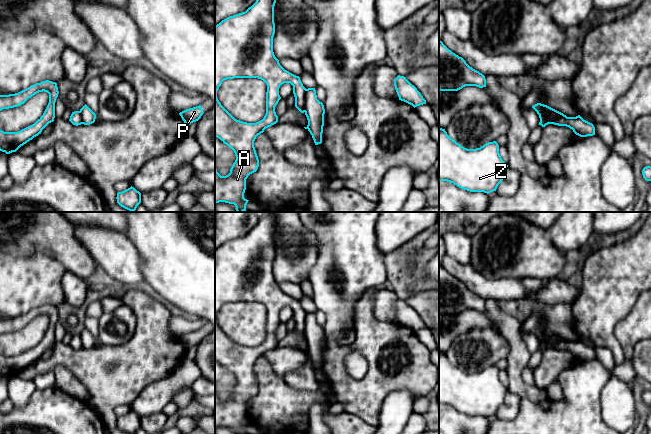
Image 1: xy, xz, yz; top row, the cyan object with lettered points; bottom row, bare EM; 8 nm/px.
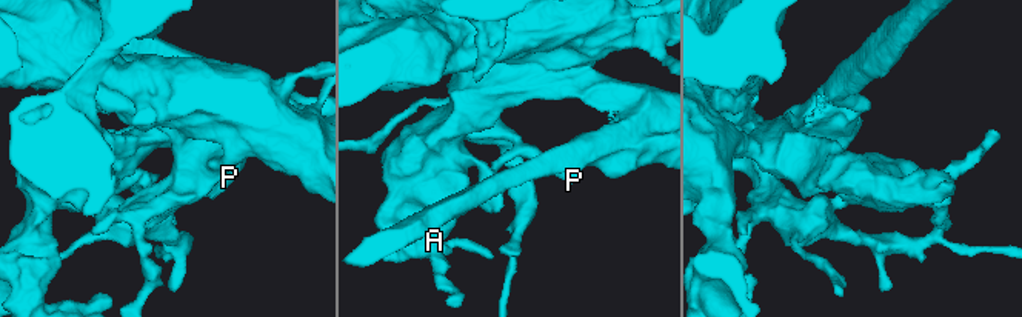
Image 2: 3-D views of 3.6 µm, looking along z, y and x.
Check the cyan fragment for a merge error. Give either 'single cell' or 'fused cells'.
fused cells

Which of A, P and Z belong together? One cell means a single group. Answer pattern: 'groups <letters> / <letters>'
groups A / P Z

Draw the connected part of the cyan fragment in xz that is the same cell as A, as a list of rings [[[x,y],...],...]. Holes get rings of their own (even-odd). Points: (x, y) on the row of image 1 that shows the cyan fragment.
[[[256,0],[245,12],[229,16],[215,26],[215,137],[231,148],[236,156],[230,173],[226,176],[221,176],[215,166],[215,204],[219,202],[234,204],[237,212],[246,211],[249,201],[244,198],[246,179],[259,167],[254,141],[266,128],[278,122],[275,107],[281,99],[279,88],[282,84],[290,83],[293,86],[295,107],[301,113],[305,112],[307,89],[299,76],[280,65],[273,52],[275,3],[276,0]],[[234,78],[258,78],[266,83],[266,114],[262,120],[256,123],[237,120],[221,105],[217,91],[224,80]]]

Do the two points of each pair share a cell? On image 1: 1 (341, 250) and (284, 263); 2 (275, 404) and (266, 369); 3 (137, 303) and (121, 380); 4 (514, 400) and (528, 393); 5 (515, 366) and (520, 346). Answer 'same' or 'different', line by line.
1: different
2: same
3: same
4: different
5: same

